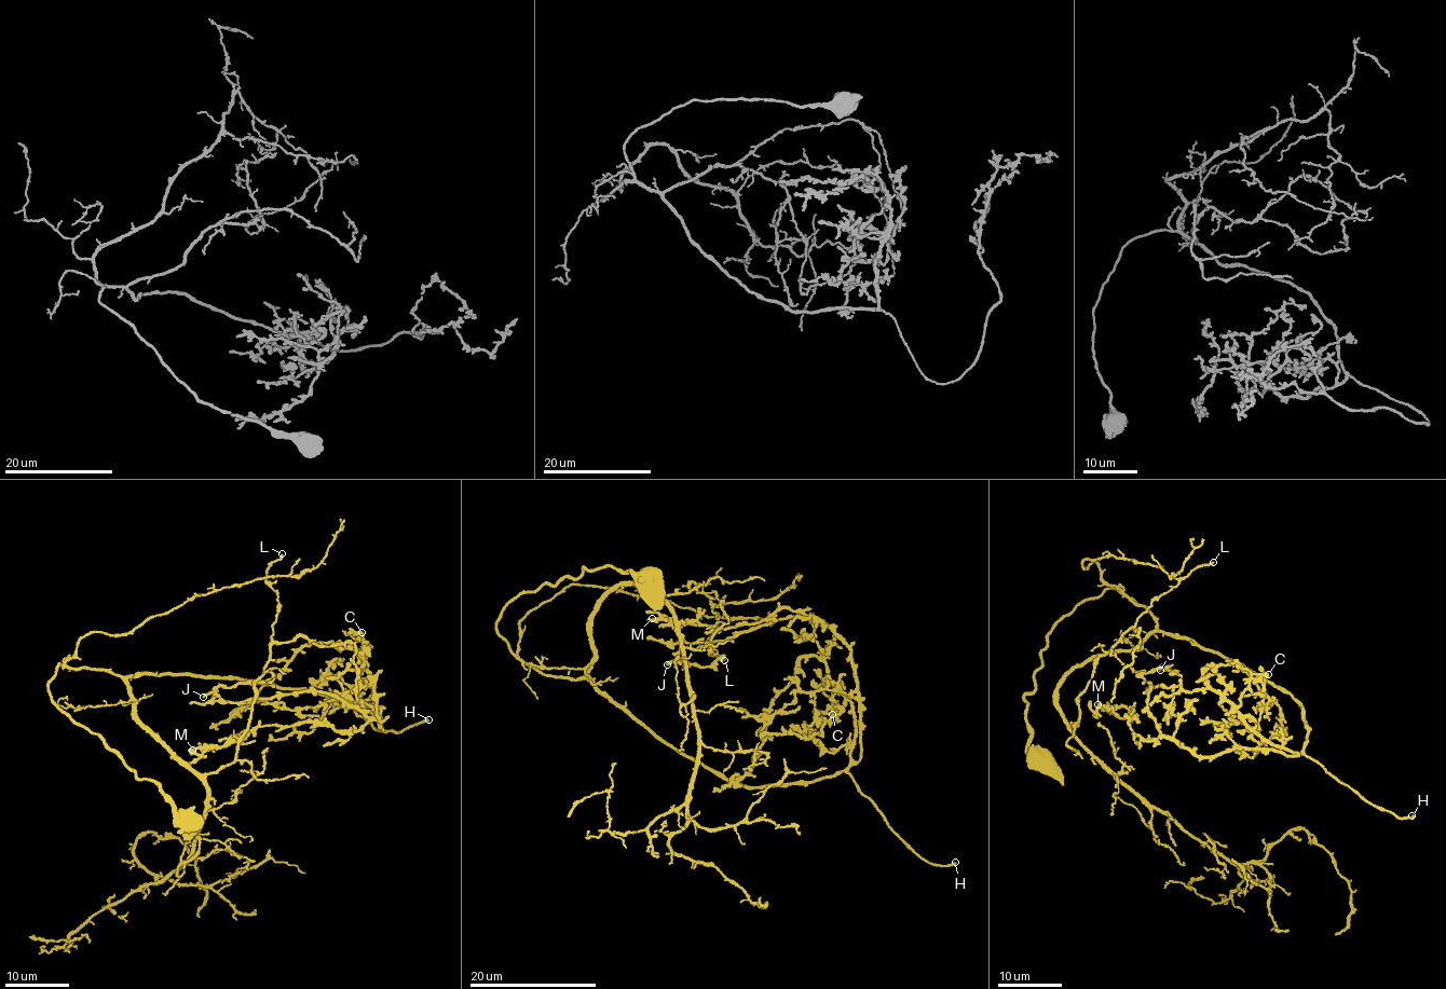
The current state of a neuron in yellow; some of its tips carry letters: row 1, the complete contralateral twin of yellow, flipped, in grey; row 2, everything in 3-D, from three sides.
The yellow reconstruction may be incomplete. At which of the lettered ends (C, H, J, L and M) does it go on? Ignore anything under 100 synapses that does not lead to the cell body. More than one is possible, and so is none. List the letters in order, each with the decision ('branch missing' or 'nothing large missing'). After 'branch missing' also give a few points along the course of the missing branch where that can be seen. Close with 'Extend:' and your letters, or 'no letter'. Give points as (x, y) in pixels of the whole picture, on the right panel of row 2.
C: nothing large missing
H: branch missing | (1412, 815), (1382, 796), (1313, 807), (1282, 801), (1212, 752), (1197, 790), (1226, 792), (1233, 813), (1215, 847)
J: nothing large missing
L: nothing large missing
M: nothing large missing
Extend: H

